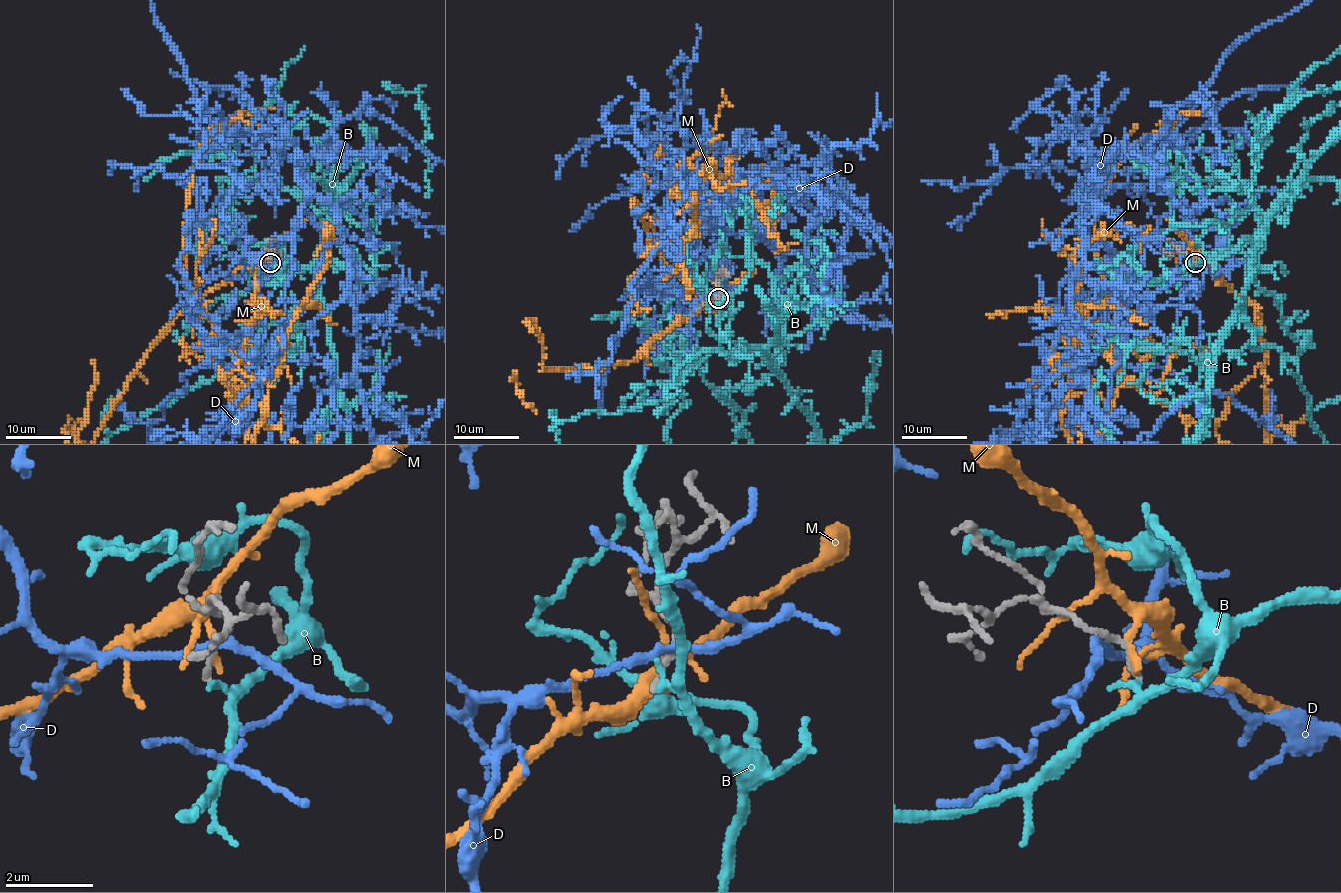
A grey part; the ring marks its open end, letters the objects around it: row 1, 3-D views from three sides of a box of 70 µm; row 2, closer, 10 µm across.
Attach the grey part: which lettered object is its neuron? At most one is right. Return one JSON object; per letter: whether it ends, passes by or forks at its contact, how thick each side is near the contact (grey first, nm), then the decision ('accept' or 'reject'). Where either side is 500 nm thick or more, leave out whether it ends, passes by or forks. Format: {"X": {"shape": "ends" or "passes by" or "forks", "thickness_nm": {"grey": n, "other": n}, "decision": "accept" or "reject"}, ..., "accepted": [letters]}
{"B": {"shape": "passes by", "thickness_nm": {"grey": 100, "other": 160}, "decision": "accept"}, "D": {"shape": "passes by", "thickness_nm": {"grey": 120, "other": 190}, "decision": "reject"}, "M": {"shape": "ends", "thickness_nm": {"grey": 140, "other": 170}, "decision": "reject"}, "accepted": ["B"]}

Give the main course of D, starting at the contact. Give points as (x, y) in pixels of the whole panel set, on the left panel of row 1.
D: (272, 256), (202, 217), (190, 170), (233, 134), (156, 22)

